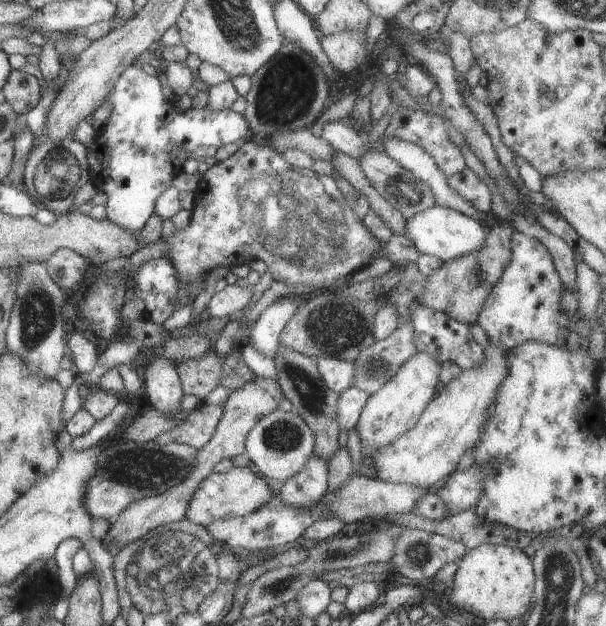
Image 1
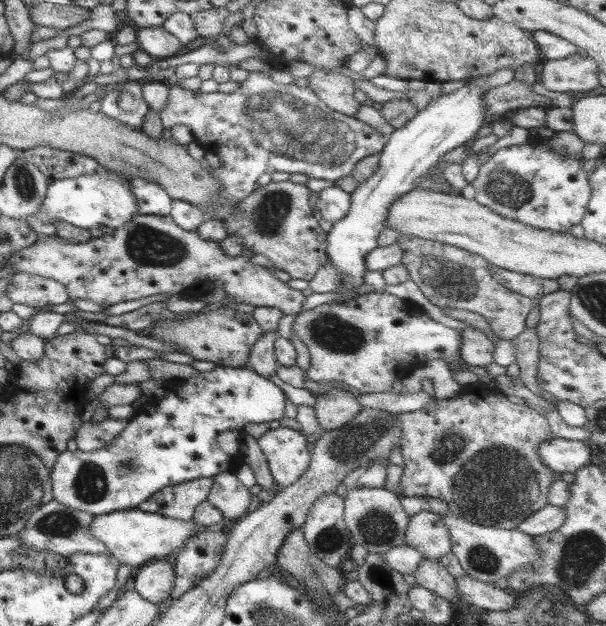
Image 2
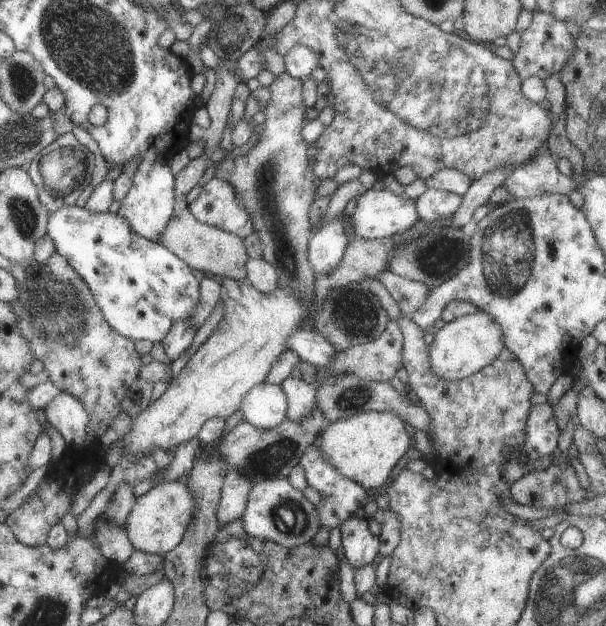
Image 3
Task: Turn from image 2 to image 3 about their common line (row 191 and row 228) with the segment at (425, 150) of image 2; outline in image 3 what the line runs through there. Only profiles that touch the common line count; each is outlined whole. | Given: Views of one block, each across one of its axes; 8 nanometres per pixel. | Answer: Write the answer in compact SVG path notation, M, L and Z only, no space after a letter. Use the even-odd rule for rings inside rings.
M380 186L367 189L363 194L358 195L355 208L350 214L353 236L362 239L381 239L387 238L391 234L399 234L399 232L411 228L418 219L413 199L409 196L393 195Z

